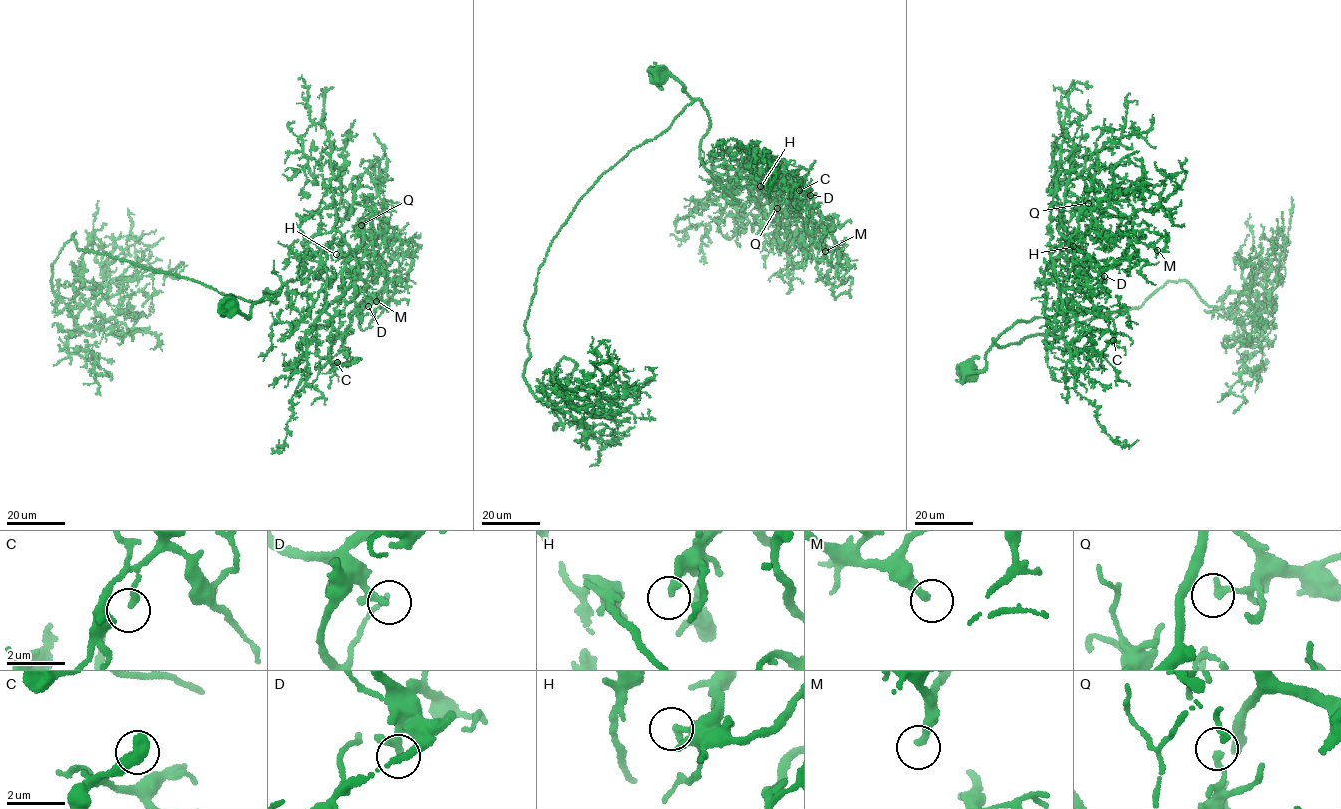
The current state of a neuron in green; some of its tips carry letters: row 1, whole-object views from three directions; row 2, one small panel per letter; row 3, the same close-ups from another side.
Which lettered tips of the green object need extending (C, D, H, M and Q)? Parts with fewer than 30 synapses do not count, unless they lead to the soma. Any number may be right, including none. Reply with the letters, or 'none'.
D

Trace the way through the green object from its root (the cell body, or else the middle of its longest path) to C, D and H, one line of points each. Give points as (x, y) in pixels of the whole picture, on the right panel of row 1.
C: (970, 372), (1017, 321), (1067, 307), (1088, 269), (1073, 246), (1053, 259), (1058, 339), (1073, 355), (1113, 340)
D: (970, 372), (994, 338), (1058, 315), (1085, 279), (1085, 251), (1066, 247), (1060, 227), (1076, 258), (1104, 276)
H: (970, 372), (1017, 321), (1067, 307), (1088, 264), (1060, 227), (1073, 246)

